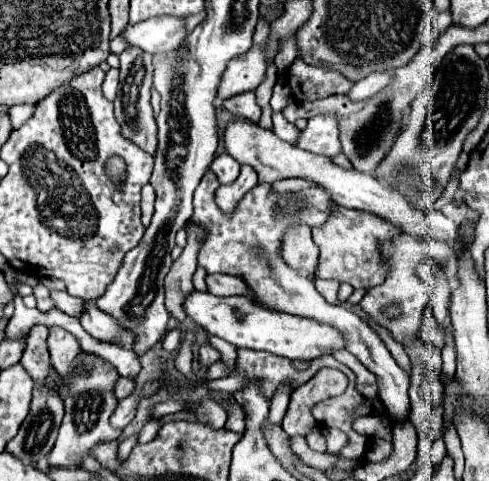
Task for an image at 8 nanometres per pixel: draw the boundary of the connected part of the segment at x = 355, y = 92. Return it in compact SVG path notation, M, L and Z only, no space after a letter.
M374 71L372 75L366 75L364 79L356 81L356 85L354 85L352 91L348 93L348 97L354 99L354 101L372 97L372 95L376 95L378 91L382 91L390 81L392 81L392 71Z

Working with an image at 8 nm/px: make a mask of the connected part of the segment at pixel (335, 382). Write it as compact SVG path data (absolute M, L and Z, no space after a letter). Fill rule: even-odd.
M320 369L308 383L300 385L290 399L288 413L282 421L282 429L294 437L306 437L312 427L318 427L316 419L312 419L312 407L324 399L342 395L348 387L348 377L336 369Z

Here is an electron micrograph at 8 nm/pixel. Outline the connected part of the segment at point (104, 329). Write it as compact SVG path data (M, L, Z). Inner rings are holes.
M94 303L86 305L86 311L82 313L80 323L83 329L86 329L92 337L96 337L100 341L116 343L116 345L126 347L126 349L134 347L134 343L136 343L134 331L120 325L120 321L114 319L112 315L100 311Z

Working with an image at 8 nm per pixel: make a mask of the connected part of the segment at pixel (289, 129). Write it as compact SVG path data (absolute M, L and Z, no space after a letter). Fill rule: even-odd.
M274 113L274 115L272 115L272 123L274 123L274 129L272 129L272 131L274 131L280 139L284 139L284 141L288 141L288 143L294 143L294 141L296 141L296 137L298 137L300 131L298 131L292 123L288 123L282 113Z

